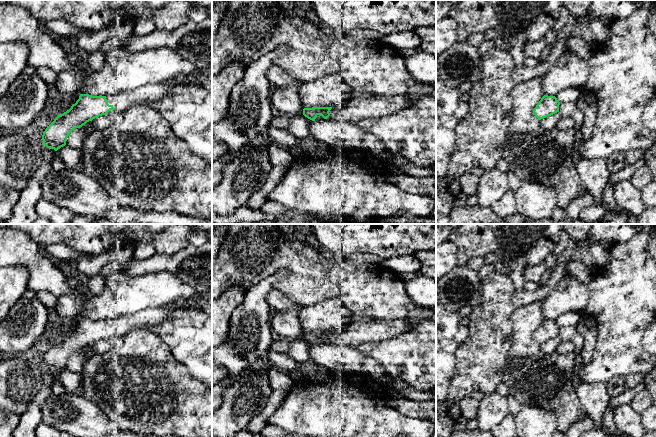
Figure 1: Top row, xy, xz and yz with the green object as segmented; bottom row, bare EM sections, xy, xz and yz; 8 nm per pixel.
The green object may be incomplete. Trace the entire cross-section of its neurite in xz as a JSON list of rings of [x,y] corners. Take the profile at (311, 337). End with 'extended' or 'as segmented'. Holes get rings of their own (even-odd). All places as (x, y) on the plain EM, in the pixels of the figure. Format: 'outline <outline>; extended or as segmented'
outline [[[373,319],[370,321],[352,321],[345,325],[342,332],[331,331],[304,332],[303,339],[315,345],[318,339],[329,344],[356,346],[364,342],[380,342],[412,329],[406,319]]]; extended

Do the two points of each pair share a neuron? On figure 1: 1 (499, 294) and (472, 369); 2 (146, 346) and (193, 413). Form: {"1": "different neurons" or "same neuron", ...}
{"1": "same neuron", "2": "same neuron"}

